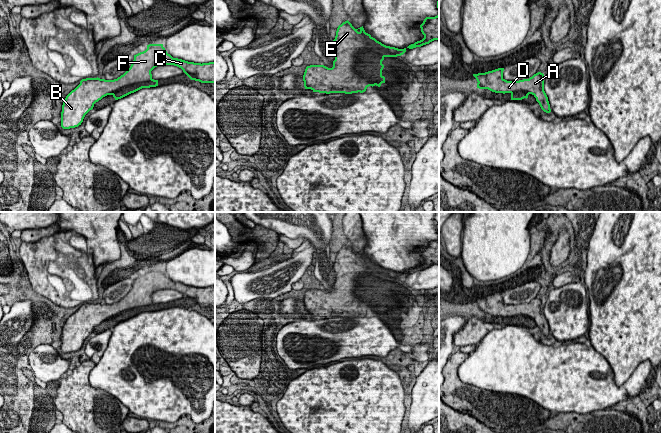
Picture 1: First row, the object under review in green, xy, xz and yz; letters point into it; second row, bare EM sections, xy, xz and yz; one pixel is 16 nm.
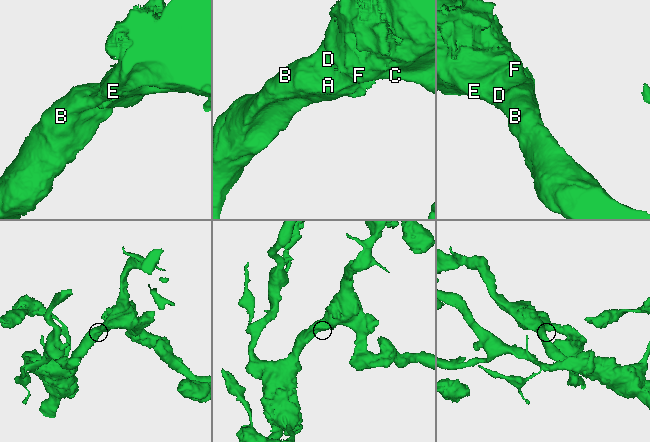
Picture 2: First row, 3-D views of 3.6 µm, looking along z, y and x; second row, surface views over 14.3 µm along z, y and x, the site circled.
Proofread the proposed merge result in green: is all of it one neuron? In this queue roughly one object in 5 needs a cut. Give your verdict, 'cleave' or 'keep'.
keep

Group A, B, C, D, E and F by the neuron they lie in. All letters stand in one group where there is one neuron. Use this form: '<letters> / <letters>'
A B C D E F

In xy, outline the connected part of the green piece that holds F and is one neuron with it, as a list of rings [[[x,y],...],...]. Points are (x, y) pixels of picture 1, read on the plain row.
[[[149,268],[147,273],[134,279],[130,292],[114,304],[86,302],[65,322],[61,336],[61,351],[75,352],[81,349],[94,328],[107,319],[121,323],[142,312],[158,310],[151,295],[161,289],[174,289],[191,303],[201,307],[215,307],[215,286],[194,287],[173,282],[163,268]]]

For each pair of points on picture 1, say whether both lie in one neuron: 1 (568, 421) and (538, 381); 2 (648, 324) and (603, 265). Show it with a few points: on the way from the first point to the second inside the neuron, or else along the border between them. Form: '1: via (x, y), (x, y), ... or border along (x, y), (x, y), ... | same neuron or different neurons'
1: border along (555, 412), (586, 413) | different neurons
2: via (643, 308), (614, 277) | same neuron

